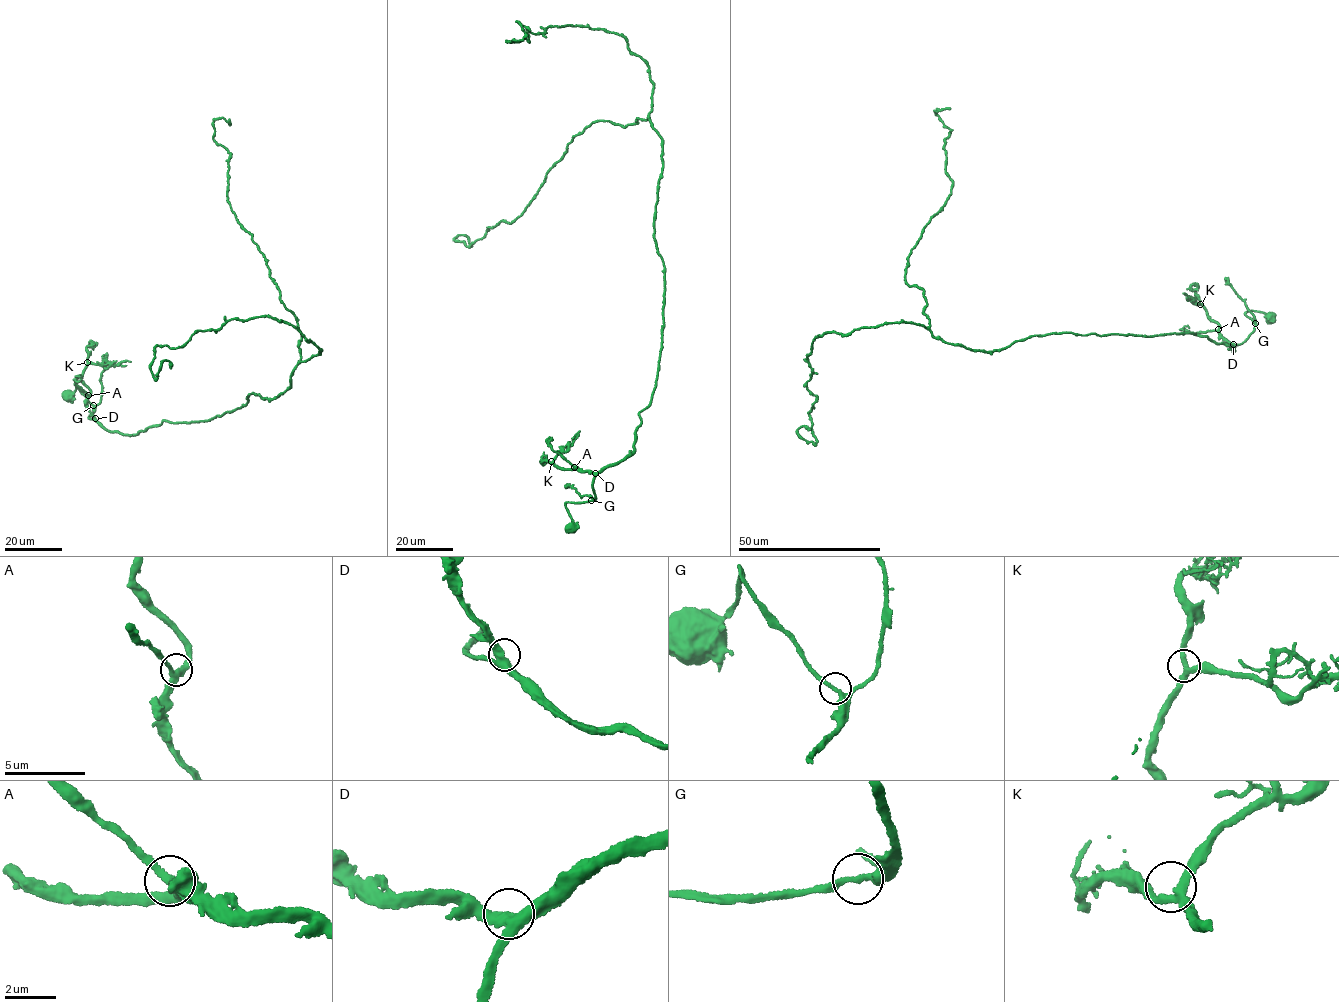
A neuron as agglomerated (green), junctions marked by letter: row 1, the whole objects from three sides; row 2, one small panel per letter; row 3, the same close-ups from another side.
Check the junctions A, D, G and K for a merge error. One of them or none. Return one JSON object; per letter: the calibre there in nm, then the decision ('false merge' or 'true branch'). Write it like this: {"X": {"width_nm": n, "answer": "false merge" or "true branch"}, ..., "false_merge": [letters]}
{"A": {"width_nm": 320, "answer": "true branch"}, "D": {"width_nm": 360, "answer": "true branch"}, "G": {"width_nm": 240, "answer": "true branch"}, "K": {"width_nm": 300, "answer": "true branch"}, "false_merge": []}

